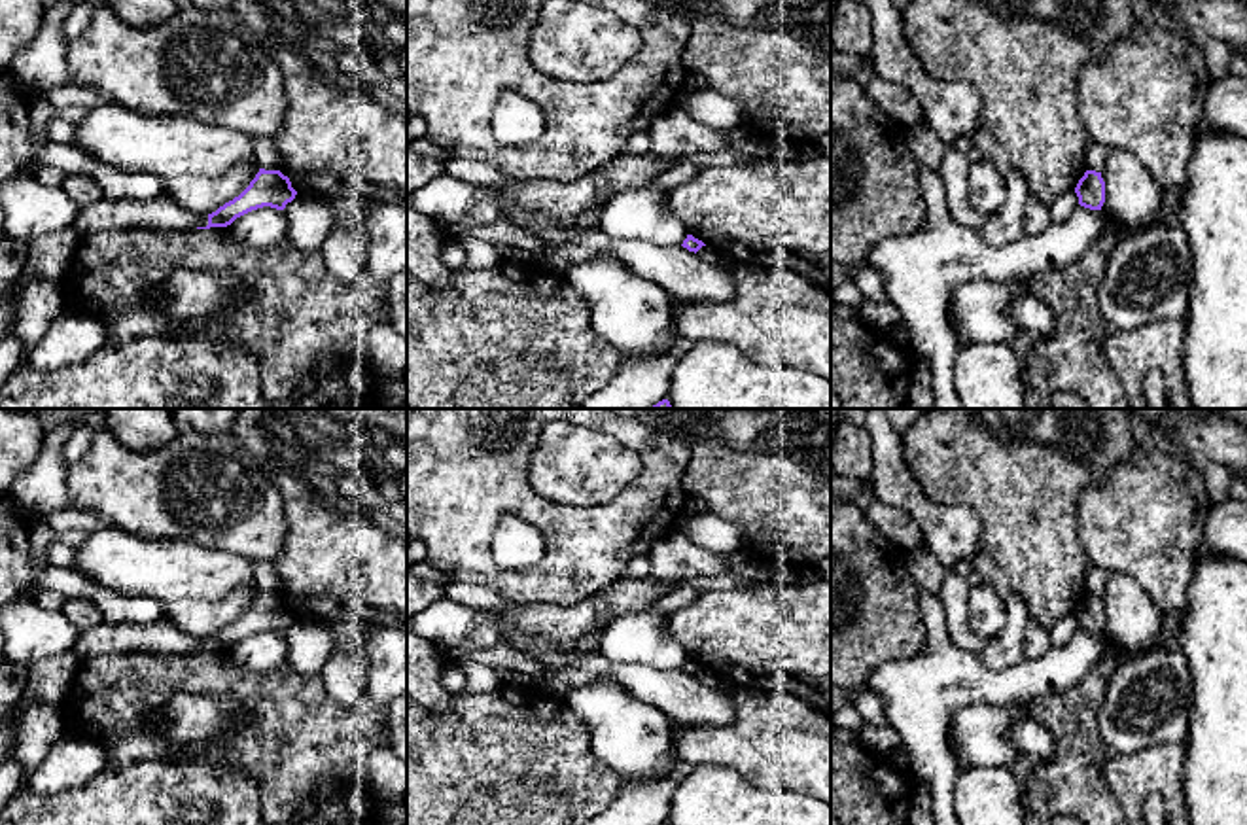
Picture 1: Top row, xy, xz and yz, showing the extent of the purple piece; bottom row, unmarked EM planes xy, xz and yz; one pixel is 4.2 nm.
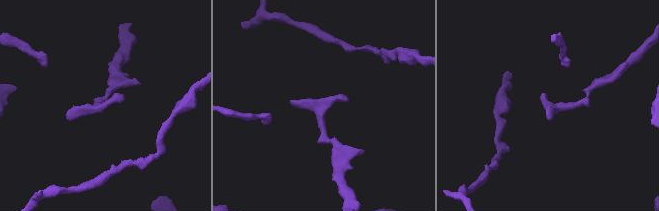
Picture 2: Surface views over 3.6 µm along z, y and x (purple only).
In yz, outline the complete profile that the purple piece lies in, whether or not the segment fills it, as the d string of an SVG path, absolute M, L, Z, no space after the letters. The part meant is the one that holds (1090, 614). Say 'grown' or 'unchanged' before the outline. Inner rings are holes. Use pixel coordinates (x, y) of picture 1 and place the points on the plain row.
unchanged; M1086 594L1079 604L1075 617L1079 621L1079 628L1090 634L1101 634L1105 626L1105 606L1101 596Z

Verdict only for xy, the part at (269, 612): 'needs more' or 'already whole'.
already whole

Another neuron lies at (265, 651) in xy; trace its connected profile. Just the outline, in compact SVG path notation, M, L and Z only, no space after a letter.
M263 630L237 641L227 655L252 674L272 674L288 662L288 641L282 634Z

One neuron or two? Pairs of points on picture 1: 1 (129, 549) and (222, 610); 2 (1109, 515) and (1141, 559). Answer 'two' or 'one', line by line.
1: two
2: one

